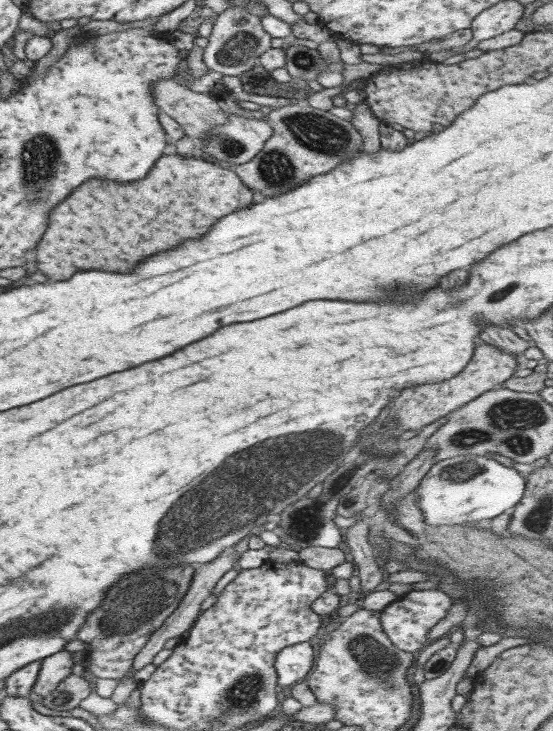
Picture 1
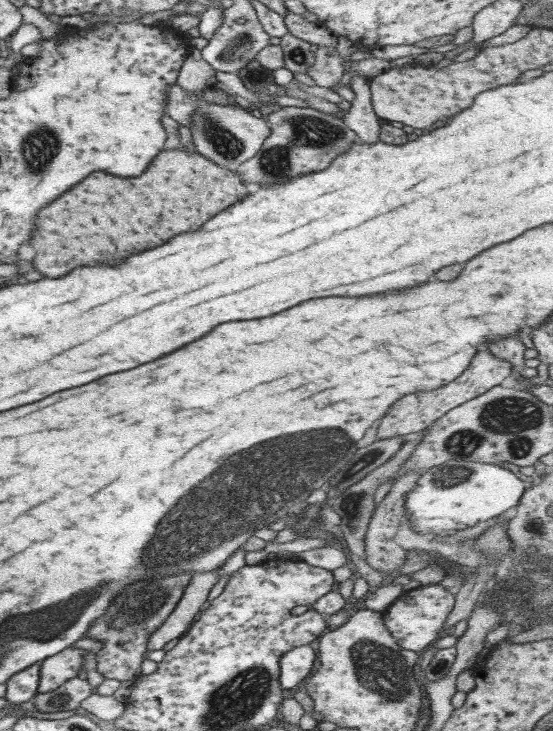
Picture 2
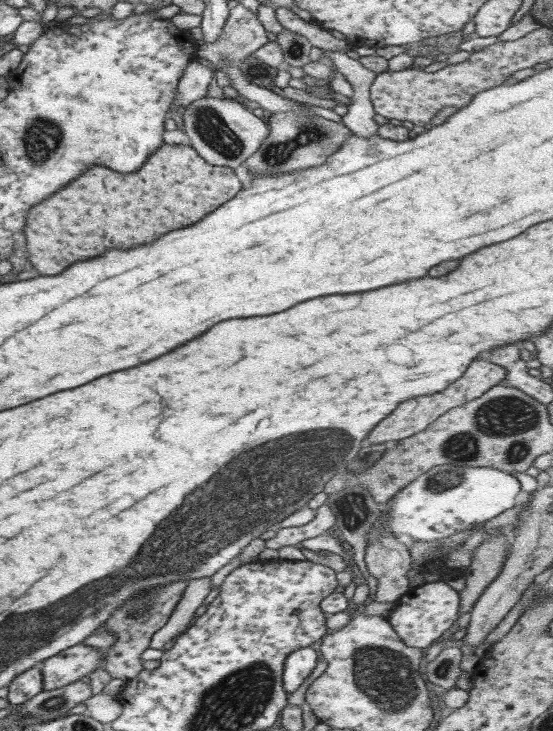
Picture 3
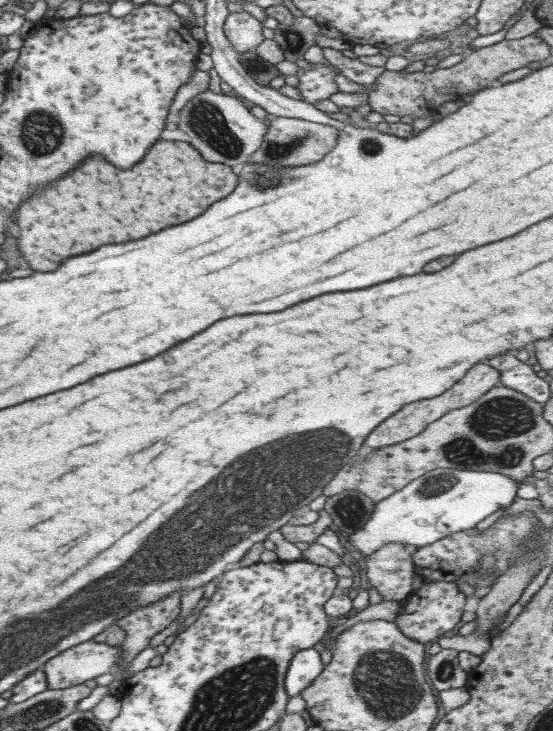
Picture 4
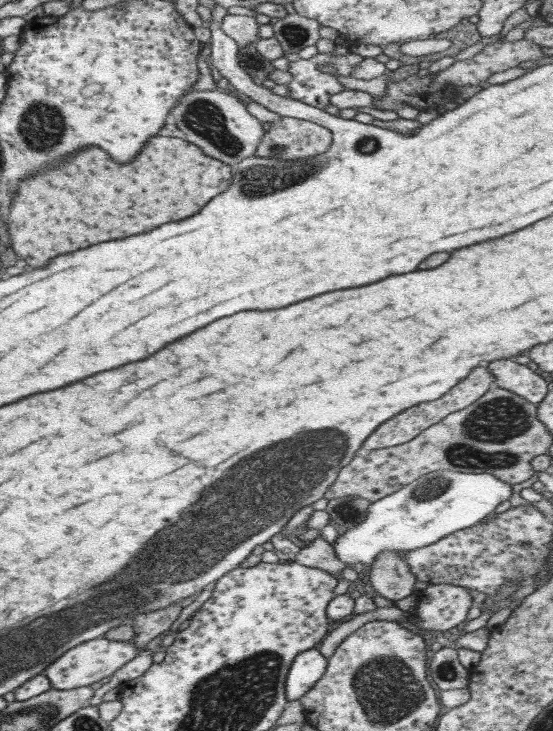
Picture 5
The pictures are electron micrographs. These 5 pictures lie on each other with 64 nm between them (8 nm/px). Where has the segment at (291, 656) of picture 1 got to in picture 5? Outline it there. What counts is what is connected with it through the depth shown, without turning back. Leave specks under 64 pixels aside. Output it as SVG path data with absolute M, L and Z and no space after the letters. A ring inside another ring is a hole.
M317 649L299 652L289 666L284 683L287 701L299 700L324 673L327 659Z

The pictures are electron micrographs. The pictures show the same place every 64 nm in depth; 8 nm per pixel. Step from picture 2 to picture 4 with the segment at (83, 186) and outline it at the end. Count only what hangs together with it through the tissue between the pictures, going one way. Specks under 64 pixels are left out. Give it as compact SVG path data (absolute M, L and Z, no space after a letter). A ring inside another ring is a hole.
M157 140L157 144L151 144L151 150L145 152L143 160L139 160L139 164L129 170L117 170L101 156L89 156L67 176L61 176L59 180L47 184L47 188L29 196L27 202L18 204L14 212L14 224L19 230L16 247L33 270L49 272L55 270L63 258L75 256L79 252L89 252L103 244L135 240L165 226L187 222L199 216L209 204L223 200L236 187L237 179L231 167L207 162L196 148L179 140Z

